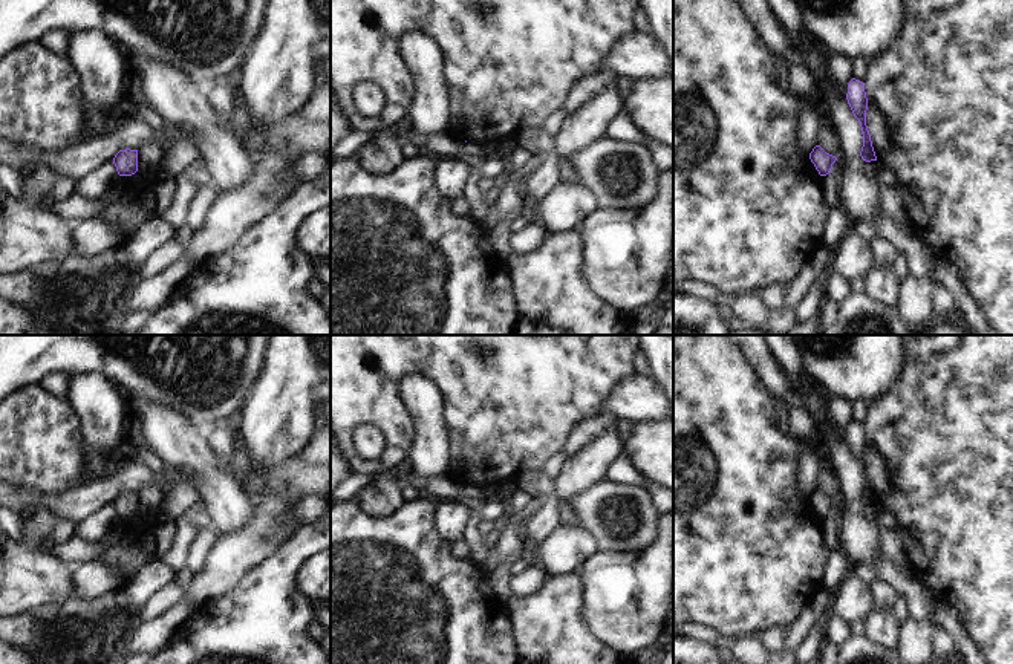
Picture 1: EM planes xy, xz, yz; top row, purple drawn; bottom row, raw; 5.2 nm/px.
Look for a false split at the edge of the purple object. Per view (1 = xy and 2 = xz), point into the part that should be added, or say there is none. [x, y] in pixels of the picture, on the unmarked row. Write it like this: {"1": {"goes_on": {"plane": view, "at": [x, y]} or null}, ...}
{"1": {"goes_on": null}, "2": {"goes_on": null}}

